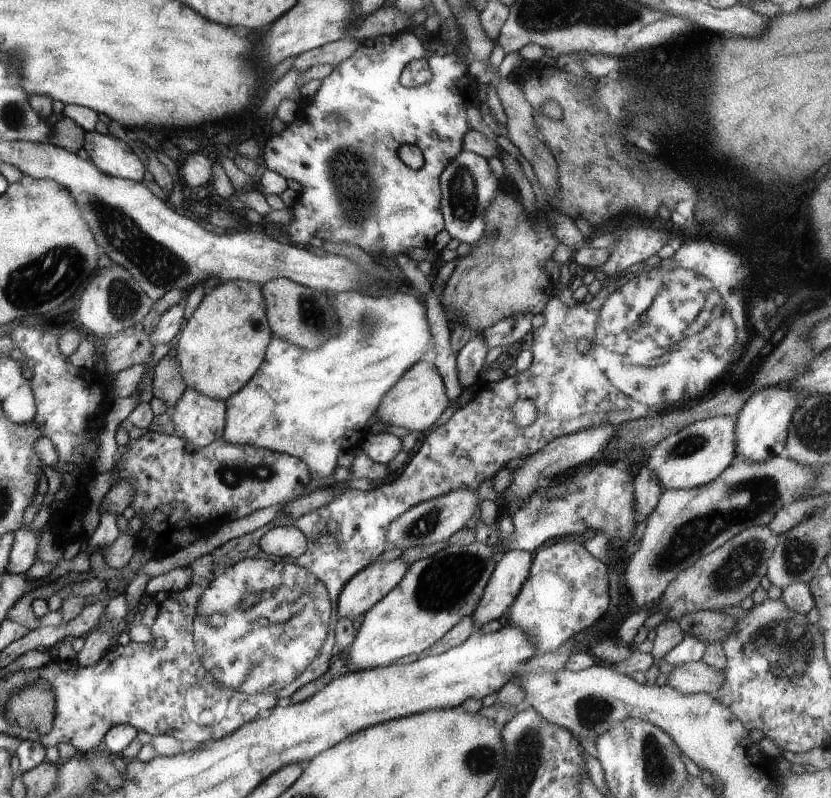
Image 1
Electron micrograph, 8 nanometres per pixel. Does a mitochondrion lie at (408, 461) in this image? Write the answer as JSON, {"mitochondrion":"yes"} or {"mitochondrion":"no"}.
{"mitochondrion":"no"}

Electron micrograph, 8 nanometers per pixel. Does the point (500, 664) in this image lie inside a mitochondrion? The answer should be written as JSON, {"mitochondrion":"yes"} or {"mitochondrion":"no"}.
{"mitochondrion":"no"}

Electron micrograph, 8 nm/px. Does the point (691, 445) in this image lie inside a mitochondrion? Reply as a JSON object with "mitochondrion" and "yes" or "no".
{"mitochondrion":"yes"}

